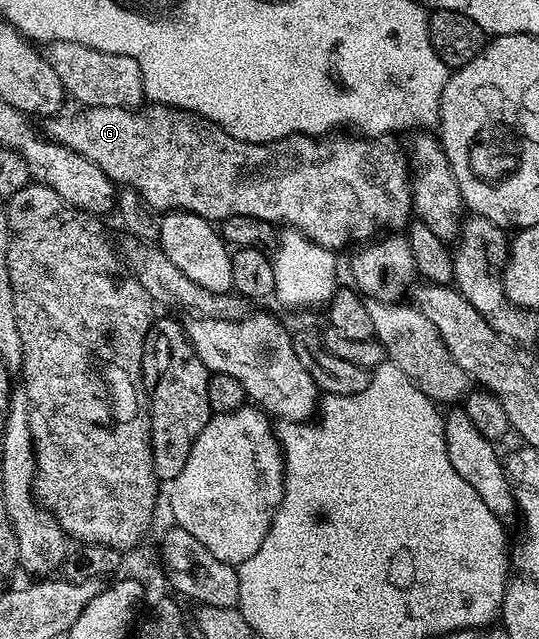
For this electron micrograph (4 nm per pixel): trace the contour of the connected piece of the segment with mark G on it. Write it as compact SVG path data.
M147 104L142 108L135 109L88 106L78 112L80 114L75 114L72 118L63 118L64 116L48 117L44 121L47 123L41 126L42 133L50 138L51 141L69 148L73 152L85 156L85 160L97 164L97 168L101 168L101 172L105 172L105 176L109 176L112 182L120 187L136 190L147 201L147 205L156 212L184 210L208 220L222 220L233 216L253 216L272 224L284 222L282 224L284 227L300 230L305 237L313 240L318 246L324 246L326 250L336 252L342 251L342 246L347 246L350 242L363 244L376 236L382 235L384 232L402 231L413 218L409 158L404 151L402 154L393 143L387 142L391 140L372 140L367 136L354 136L355 138L335 138L339 136L331 136L326 140L312 140L310 137L301 134L290 134L288 138L282 138L276 142L242 142L233 136L229 136L223 130L220 130L218 126L212 126L211 123L202 120L196 121L192 115L182 110L176 110L174 106Z

